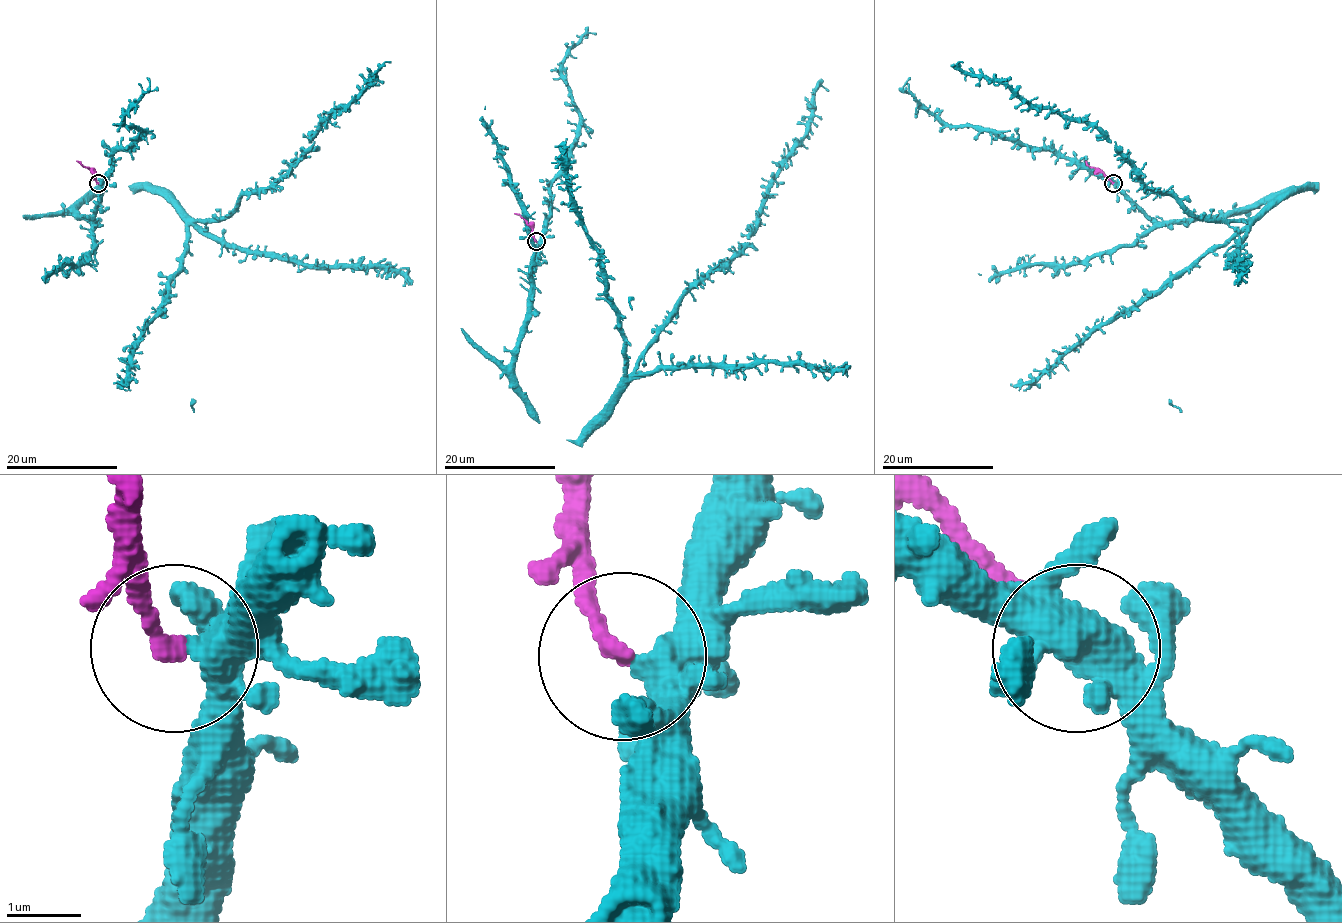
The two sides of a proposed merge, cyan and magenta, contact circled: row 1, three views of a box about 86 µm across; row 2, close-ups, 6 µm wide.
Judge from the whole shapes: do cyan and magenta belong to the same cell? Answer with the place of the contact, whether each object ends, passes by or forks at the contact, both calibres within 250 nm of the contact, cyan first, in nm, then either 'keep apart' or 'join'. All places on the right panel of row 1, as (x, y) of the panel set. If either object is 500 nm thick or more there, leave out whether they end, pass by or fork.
(1113, 183) | cyan forks | magenta ends | 340/220 nm | keep apart

